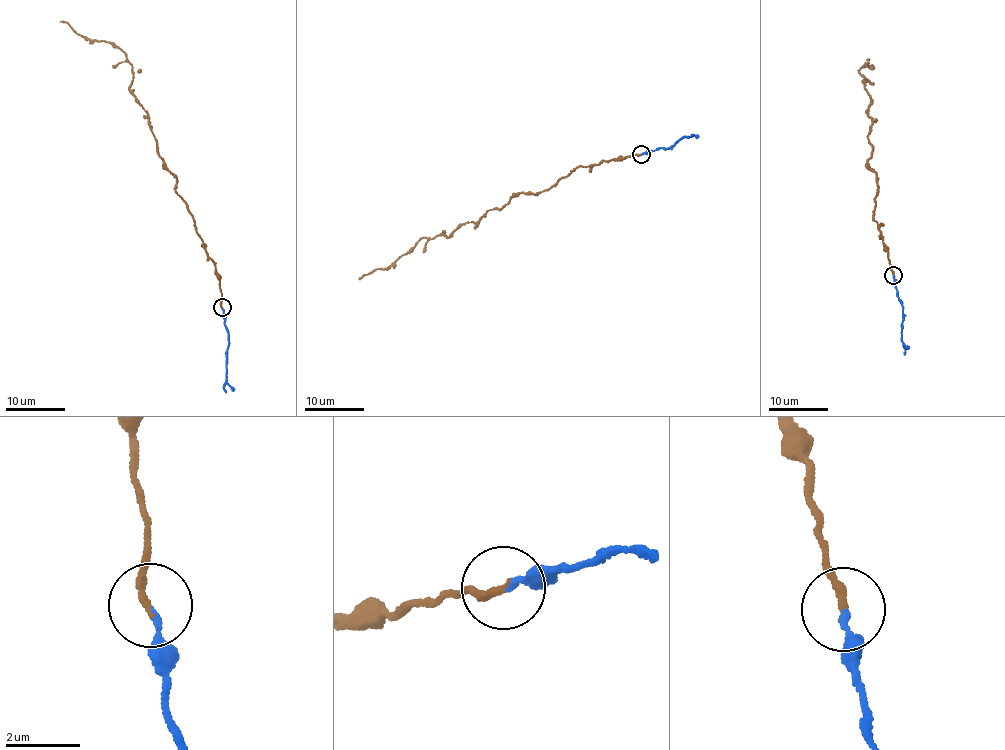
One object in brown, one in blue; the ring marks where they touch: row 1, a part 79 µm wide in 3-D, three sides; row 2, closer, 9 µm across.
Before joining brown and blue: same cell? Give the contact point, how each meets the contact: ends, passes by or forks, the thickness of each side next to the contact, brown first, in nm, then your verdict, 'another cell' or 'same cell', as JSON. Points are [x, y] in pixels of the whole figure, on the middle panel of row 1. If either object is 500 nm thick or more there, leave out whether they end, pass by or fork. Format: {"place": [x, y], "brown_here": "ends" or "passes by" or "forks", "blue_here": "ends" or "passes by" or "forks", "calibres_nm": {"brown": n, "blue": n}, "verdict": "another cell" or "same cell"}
{"place": [641, 154], "brown_here": "ends", "blue_here": "ends", "calibres_nm": {"brown": 200, "blue": 150}, "verdict": "same cell"}

